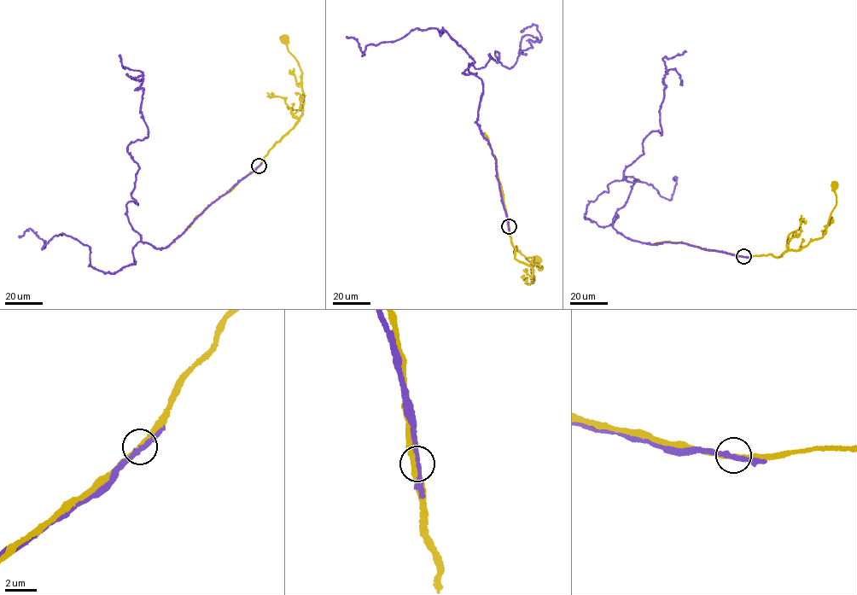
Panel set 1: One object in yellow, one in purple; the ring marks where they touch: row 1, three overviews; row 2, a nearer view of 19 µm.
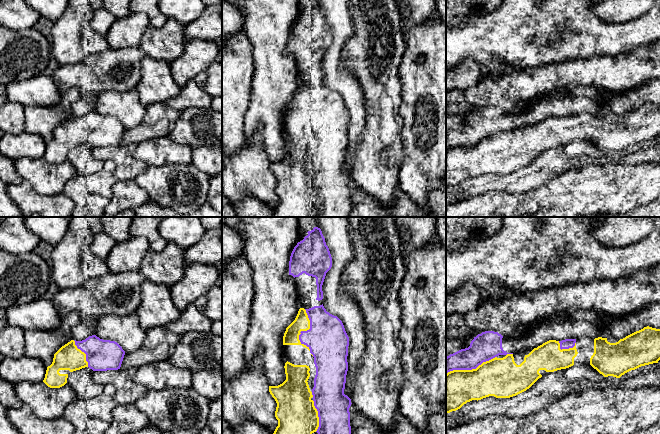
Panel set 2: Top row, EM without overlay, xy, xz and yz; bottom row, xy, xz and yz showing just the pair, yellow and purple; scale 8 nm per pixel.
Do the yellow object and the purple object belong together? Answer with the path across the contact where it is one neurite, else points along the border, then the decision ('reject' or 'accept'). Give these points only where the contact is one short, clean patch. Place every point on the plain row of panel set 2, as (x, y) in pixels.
reject

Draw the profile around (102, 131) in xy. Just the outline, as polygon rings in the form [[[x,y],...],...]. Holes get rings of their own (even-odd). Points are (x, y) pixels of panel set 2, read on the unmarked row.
[[[96,111],[74,117],[77,124],[86,130],[88,143],[93,147],[120,145],[125,127],[117,118],[100,115]]]

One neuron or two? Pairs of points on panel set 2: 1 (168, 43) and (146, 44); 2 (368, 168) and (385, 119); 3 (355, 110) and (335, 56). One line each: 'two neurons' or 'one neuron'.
1: one neuron
2: one neuron
3: one neuron

